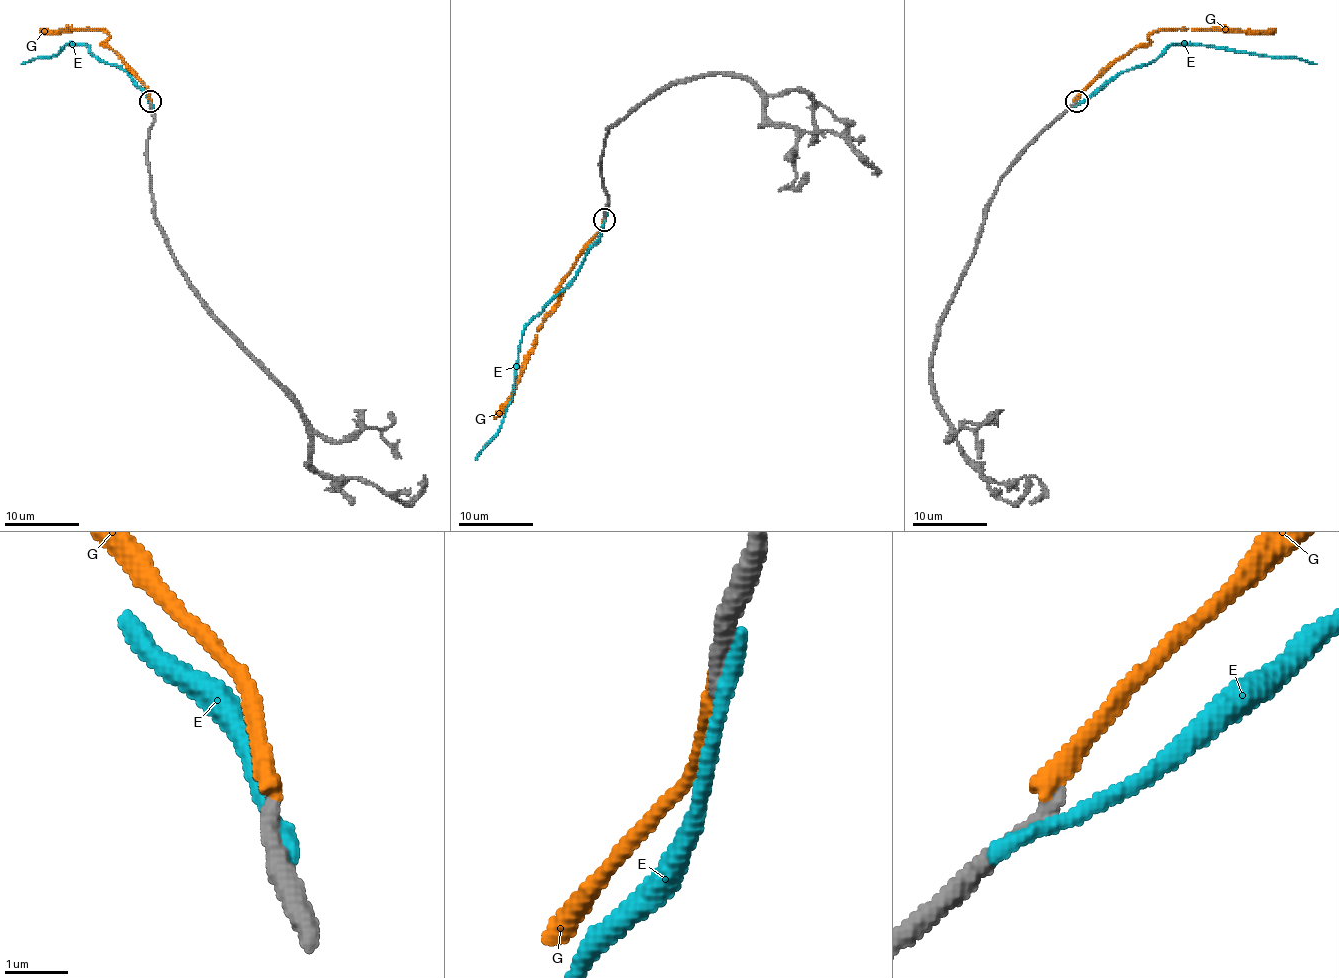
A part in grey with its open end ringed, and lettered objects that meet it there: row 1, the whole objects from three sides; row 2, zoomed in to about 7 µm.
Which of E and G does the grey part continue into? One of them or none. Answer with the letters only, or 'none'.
none

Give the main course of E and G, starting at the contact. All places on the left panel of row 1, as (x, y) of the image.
E: (151, 106), (123, 69), (101, 62), (82, 45), (68, 45), (53, 56), (21, 63)
G: (149, 101), (148, 90), (105, 43), (109, 36), (103, 30), (40, 28)

